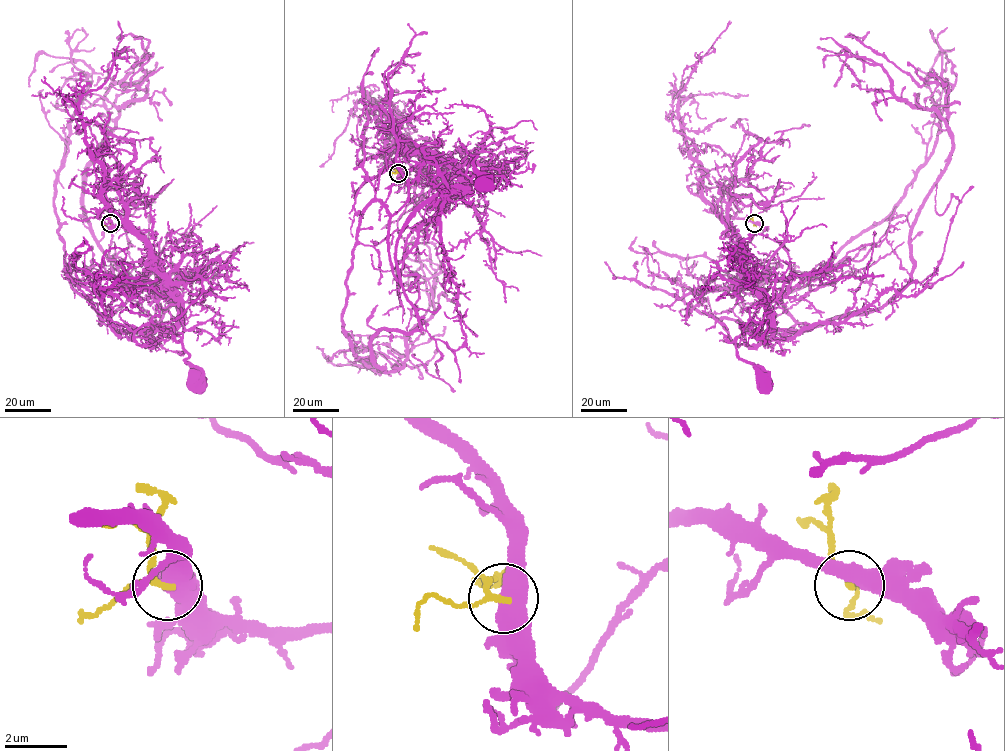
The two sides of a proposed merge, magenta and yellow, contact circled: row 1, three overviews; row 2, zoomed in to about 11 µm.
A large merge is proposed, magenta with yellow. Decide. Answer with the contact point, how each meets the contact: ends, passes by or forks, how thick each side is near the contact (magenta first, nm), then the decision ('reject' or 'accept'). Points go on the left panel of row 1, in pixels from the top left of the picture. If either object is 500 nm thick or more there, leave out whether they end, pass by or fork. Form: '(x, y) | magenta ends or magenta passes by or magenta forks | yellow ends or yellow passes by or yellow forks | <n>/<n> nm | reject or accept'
(110, 223) | 600/150 nm | reject

